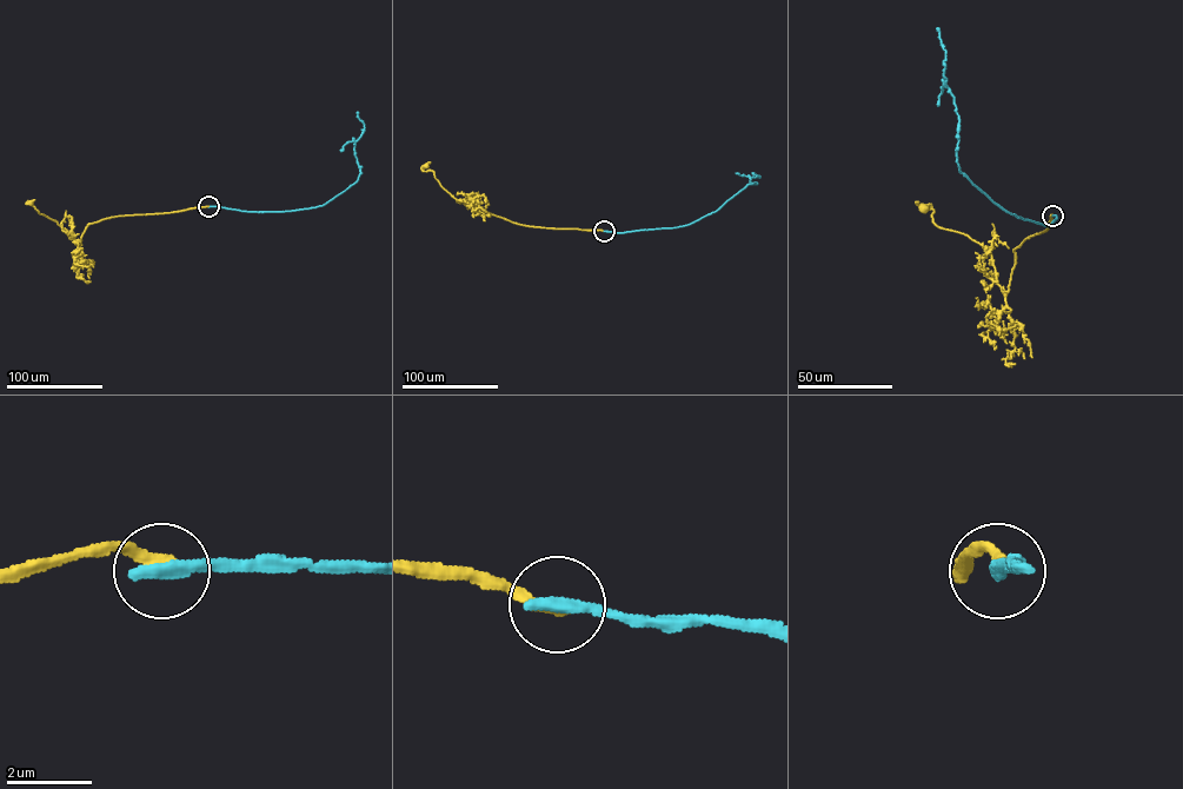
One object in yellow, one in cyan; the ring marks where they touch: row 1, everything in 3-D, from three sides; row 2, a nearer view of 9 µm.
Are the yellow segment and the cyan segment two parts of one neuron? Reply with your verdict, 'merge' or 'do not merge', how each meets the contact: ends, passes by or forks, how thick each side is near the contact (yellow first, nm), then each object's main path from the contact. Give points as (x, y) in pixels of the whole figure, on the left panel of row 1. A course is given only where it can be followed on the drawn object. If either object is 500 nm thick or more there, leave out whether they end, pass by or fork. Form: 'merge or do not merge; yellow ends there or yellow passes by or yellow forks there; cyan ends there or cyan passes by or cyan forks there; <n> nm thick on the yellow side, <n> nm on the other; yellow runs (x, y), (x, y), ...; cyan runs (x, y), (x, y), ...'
do not merge; yellow ends there; cyan ends there; 320 nm thick on the yellow side, 360 nm on the other; yellow runs (208, 206), (105, 218), (88, 224), (79, 246), (55, 221), (26, 203), (31, 203); cyan runs (208, 206), (279, 212), (324, 205), (353, 184), (360, 173), (354, 147), (364, 124), (357, 112)

